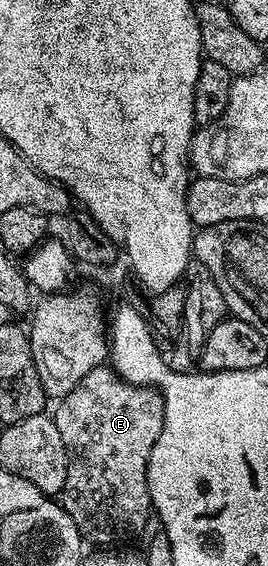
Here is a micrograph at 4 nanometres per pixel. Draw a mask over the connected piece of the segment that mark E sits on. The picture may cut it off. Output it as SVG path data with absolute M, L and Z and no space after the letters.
M103 364L87 371L77 386L56 405L57 410L52 410L51 416L55 427L59 427L67 455L67 479L59 494L59 504L71 515L82 538L86 542L94 541L97 547L109 547L114 544L112 541L141 535L153 509L147 471L151 451L159 439L159 431L163 431L165 400L156 389L135 385L108 364Z

